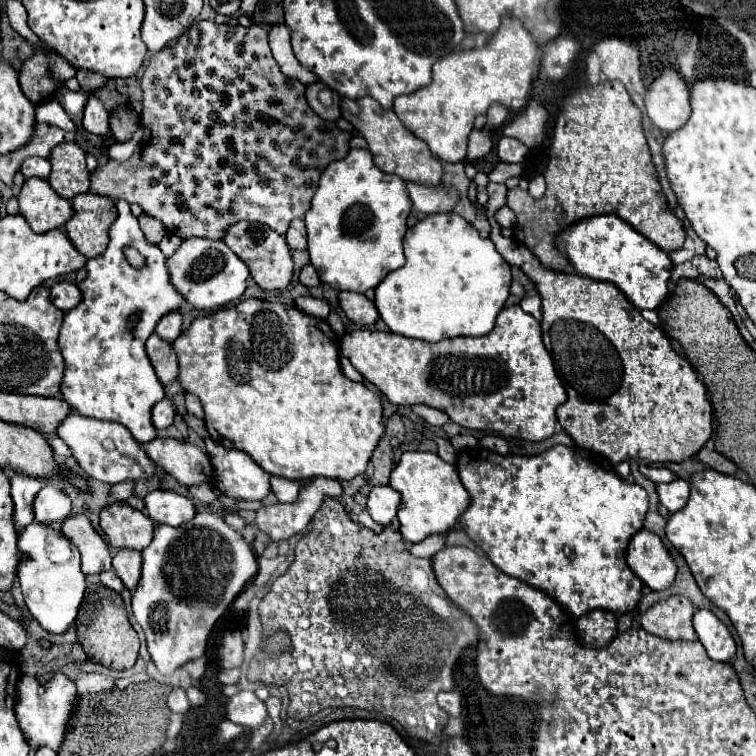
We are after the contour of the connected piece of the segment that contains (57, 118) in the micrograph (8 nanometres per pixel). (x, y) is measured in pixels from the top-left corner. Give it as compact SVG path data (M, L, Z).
M53 98L53 100L47 100L45 104L39 104L37 108L37 122L45 122L45 124L55 124L63 130L79 130L71 118L65 114L65 110L61 108L61 104Z

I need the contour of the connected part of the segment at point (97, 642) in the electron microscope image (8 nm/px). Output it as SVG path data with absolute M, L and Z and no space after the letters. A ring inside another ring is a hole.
M97 584L95 594L91 594L91 602L85 602L81 606L75 624L77 624L79 644L83 646L89 660L115 670L127 670L135 664L139 652L139 638L127 618L123 598L117 592L113 592L103 584Z

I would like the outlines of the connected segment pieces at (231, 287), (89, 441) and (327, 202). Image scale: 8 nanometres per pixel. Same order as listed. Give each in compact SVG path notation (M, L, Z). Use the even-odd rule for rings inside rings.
M187 238L179 246L179 250L167 258L171 282L177 288L177 292L183 294L183 298L199 308L199 310L215 310L221 308L237 298L247 288L247 276L249 268L243 264L237 254L233 254L223 240L207 240L207 238Z
M71 414L65 418L65 422L59 426L57 434L61 440L71 448L73 458L77 460L79 468L95 480L107 482L107 484L119 484L125 480L147 480L155 474L153 460L143 452L139 442L131 436L131 432L117 422L101 422L95 418L87 418L81 414Z
M353 148L347 158L325 168L319 188L305 214L309 232L309 256L323 284L335 290L365 292L393 270L403 266L403 236L411 200L405 182L395 174L385 174L373 164L369 150ZM375 236L375 242L365 242Z

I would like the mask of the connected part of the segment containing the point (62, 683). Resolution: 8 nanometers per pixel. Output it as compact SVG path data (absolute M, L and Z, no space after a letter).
M55 674L47 684L41 684L33 676L23 676L17 684L17 702L15 702L15 716L23 730L23 736L31 748L49 746L59 750L63 742L63 734L67 728L69 712L73 710L73 698L77 698L75 682L69 680L65 674Z

